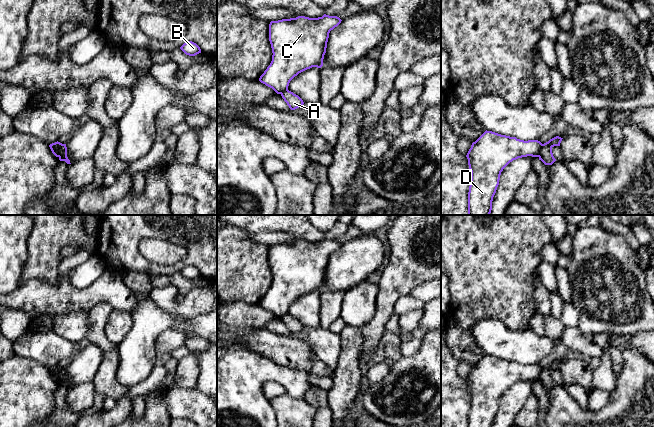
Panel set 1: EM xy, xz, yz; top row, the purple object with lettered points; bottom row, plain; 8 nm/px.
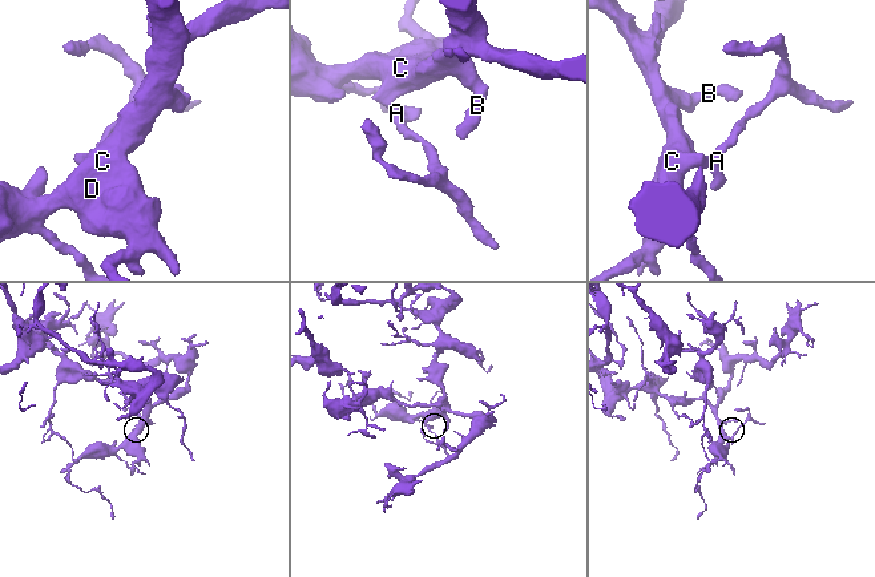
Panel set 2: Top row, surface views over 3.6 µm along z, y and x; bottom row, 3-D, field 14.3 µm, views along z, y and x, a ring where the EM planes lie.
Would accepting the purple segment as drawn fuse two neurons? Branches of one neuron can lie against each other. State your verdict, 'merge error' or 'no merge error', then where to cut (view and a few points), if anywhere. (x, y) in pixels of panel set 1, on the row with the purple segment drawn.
merge error | xy (63, 144), (58, 156)

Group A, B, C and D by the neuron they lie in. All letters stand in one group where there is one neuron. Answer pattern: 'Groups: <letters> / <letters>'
Groups: A / B C D

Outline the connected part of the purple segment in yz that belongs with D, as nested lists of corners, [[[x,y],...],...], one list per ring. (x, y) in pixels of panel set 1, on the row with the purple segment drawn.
[[[485,131],[472,143],[466,157],[471,171],[468,215],[490,215],[503,169],[513,160],[539,157],[542,143]]]

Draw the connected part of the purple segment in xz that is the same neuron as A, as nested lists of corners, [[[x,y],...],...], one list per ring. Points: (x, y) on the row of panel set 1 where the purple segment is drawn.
[[[289,90],[284,91],[281,96],[291,110],[295,110],[304,104],[303,100],[298,95]]]

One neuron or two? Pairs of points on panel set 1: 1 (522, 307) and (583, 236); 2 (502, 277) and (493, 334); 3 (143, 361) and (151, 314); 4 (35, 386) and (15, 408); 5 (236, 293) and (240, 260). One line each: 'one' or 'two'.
1: two
2: two
3: one
4: one
5: one

